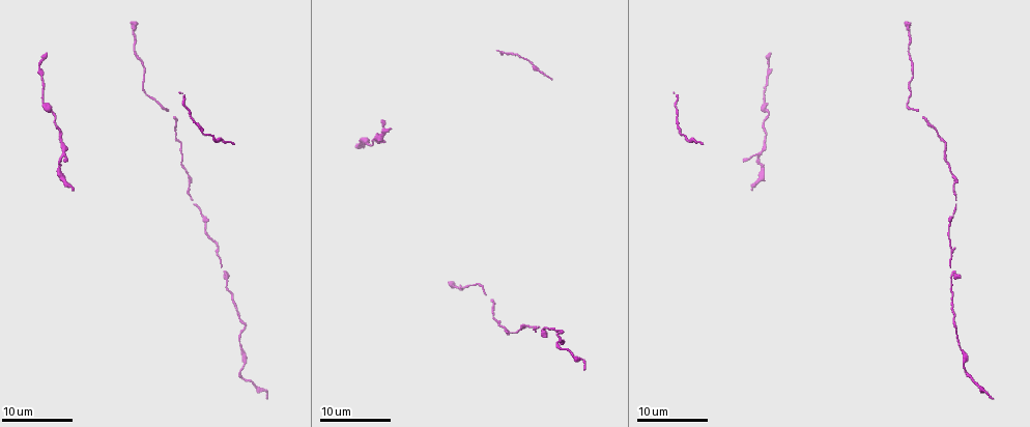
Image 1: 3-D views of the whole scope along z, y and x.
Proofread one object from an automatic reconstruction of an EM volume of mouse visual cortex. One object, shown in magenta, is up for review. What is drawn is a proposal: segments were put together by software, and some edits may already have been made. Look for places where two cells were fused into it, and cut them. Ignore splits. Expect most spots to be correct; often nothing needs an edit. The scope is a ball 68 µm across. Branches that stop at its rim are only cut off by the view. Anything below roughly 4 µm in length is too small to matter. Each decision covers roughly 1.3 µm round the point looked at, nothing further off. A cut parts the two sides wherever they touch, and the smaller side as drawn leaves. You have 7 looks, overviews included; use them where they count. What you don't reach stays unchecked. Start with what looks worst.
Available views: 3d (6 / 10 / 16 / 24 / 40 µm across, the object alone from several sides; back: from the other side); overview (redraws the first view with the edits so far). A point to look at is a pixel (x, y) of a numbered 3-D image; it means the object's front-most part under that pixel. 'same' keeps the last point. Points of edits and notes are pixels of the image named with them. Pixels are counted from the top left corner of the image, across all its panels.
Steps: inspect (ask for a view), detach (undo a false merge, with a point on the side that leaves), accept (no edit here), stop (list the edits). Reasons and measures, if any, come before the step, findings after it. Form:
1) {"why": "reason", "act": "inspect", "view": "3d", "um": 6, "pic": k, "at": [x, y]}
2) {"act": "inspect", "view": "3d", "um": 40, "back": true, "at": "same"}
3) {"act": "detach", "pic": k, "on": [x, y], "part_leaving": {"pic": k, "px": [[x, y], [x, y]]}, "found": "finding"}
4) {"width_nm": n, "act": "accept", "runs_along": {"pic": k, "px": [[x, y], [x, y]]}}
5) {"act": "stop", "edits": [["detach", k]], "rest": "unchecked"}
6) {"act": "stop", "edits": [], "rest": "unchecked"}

{"why": "sudden change in width", "act": "inspect", "view": "3d", "um": 16, "pic": 1, "at": [52, 114]}

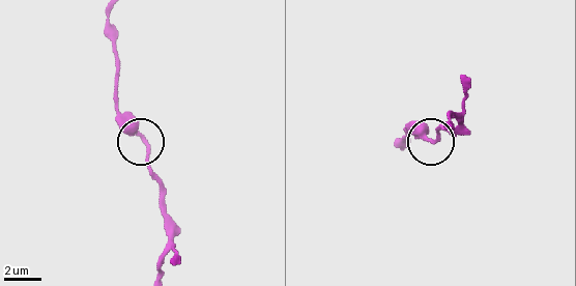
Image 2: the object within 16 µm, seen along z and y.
{"act": "inspect", "view": "3d", "um": 16, "back": true, "pic": 2, "at": [432, 139]}

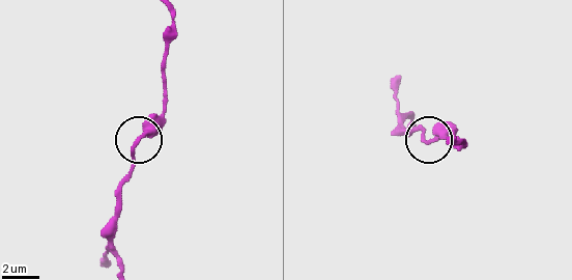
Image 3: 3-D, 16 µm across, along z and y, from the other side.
{"act": "accept", "found": "all the same cell"}

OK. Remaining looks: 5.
{"why": "side arm on a straight run", "act": "inspect", "view": "3d", "um": 10, "pic": 1, "at": [953, 278]}

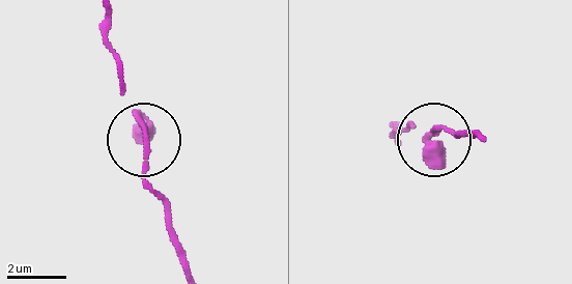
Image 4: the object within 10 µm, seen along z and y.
{"why": "other side", "act": "inspect", "view": "3d", "um": 10, "back": true, "pic": 4, "at": [145, 145]}

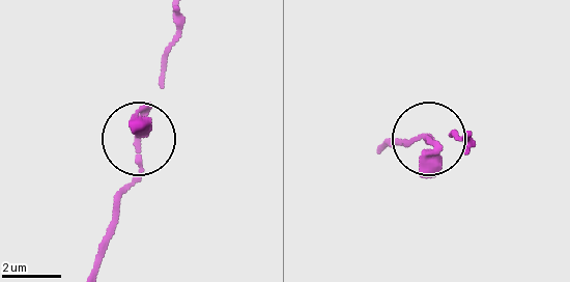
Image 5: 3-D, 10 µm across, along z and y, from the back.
{"width_nm": 250, "act": "accept", "runs_along": {"pic": 5, "px": [[179, 12], [142, 168], [119, 218]]}, "found": "continuous, no second cell"}

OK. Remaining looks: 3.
{"why": "thin neck", "act": "inspect", "view": "3d", "um": 16, "pic": 1, "at": [965, 370]}

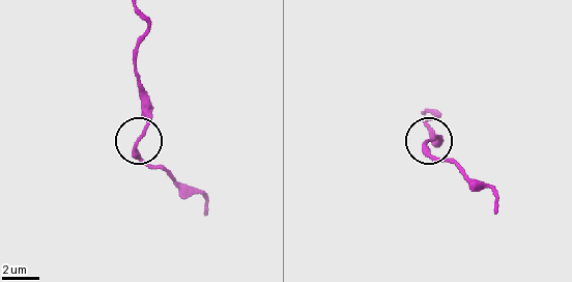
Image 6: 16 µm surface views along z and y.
{"why": "zoom in", "act": "inspect", "view": "3d", "um": 6, "pic": 6, "at": [431, 140]}

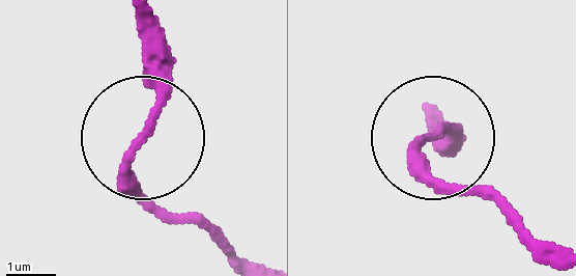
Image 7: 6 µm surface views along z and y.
{"act": "accept", "found": "continuous, no second cell"}

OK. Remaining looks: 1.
{"why": "thick turns thin", "act": "inspect", "view": "3d", "um": 16, "pic": 1, "at": [202, 210]}

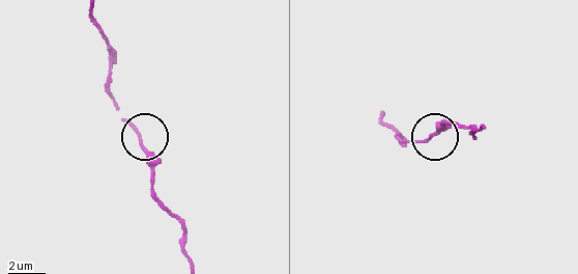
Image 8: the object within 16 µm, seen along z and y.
{"act": "accept", "runs_along": {"pic": 8, "px": [[89, 8], [108, 50], [114, 106], [139, 138], [153, 174]]}, "found": "all the same cell"}

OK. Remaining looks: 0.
{"act": "stop", "edits": [], "rest": "unchecked"}

